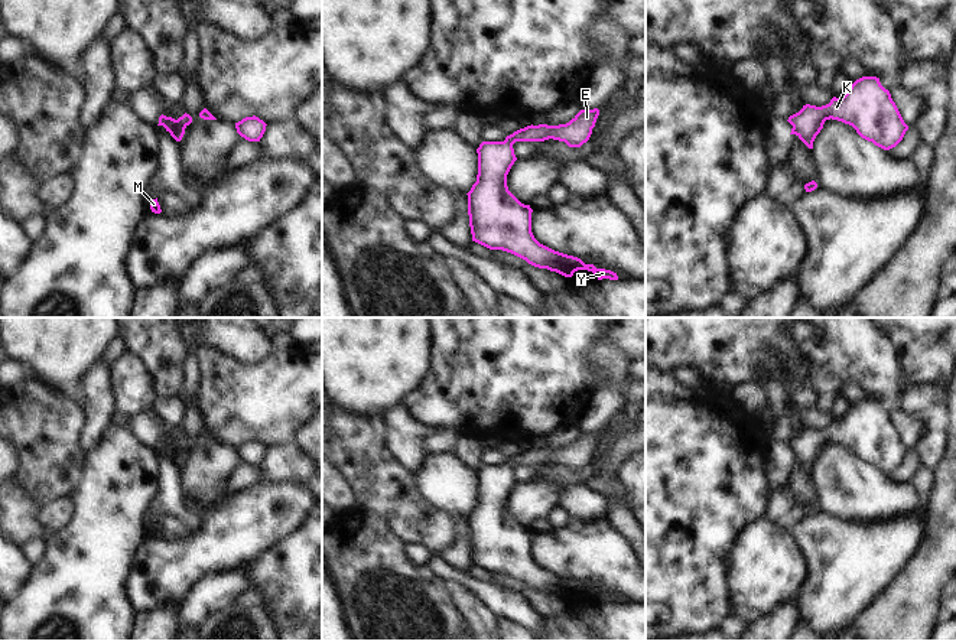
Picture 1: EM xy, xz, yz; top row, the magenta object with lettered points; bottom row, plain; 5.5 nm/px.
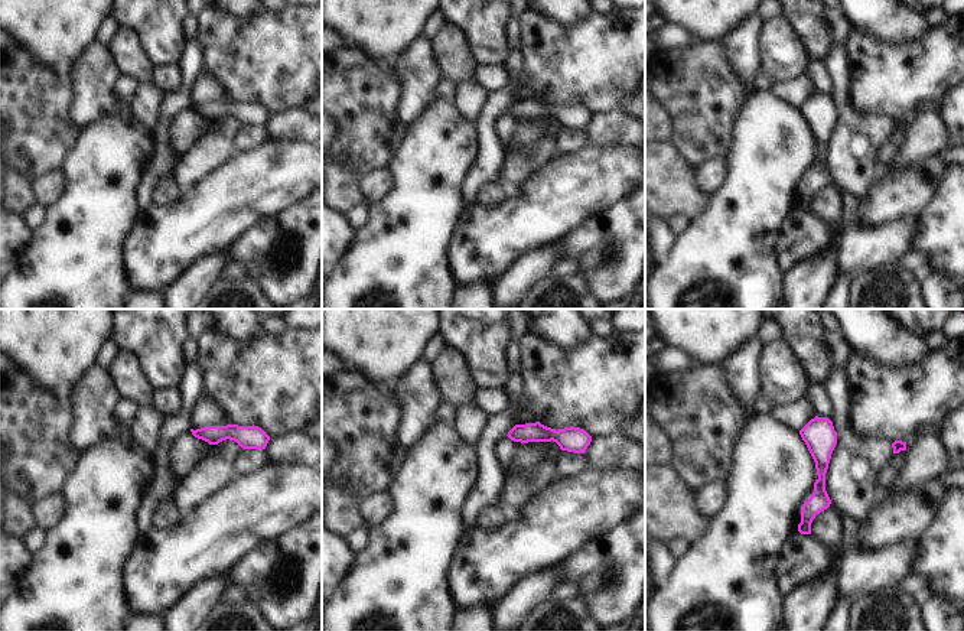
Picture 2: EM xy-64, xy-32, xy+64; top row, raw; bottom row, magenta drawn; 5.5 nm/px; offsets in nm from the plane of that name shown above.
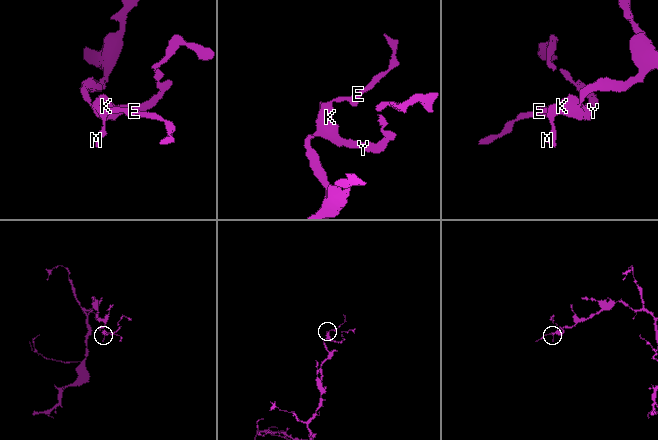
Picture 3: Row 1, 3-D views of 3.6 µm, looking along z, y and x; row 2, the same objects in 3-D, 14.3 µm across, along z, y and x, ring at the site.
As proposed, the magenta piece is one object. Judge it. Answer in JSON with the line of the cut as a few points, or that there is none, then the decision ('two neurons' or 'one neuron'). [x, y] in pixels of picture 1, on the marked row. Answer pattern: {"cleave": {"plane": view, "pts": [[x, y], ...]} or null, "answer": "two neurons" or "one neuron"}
{"cleave": null, "answer": "one neuron"}

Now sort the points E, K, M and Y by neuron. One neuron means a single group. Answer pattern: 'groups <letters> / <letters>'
groups E K M Y

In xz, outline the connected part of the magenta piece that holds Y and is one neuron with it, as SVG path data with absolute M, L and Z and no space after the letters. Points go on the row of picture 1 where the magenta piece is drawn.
M581 110L569 123L559 126L527 126L507 136L504 141L482 141L477 149L478 175L468 195L468 215L472 241L511 253L529 264L572 277L578 270L592 271L598 280L618 280L617 273L585 264L581 258L540 244L531 232L530 205L521 204L507 186L507 175L517 160L516 141L565 141L569 147L586 143L599 110Z

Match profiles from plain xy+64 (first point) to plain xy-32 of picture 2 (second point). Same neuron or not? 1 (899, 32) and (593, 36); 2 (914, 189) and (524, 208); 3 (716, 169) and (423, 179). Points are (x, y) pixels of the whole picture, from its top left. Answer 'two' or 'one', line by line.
1: two
2: one
3: two

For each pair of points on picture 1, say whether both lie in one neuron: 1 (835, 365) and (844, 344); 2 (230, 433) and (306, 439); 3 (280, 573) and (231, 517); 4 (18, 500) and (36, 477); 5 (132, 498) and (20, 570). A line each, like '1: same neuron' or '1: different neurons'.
1: same neuron
2: different neurons
3: different neurons
4: different neurons
5: different neurons

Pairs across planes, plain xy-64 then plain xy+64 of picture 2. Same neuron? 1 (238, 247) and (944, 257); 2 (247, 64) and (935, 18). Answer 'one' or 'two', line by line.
1: one
2: two

